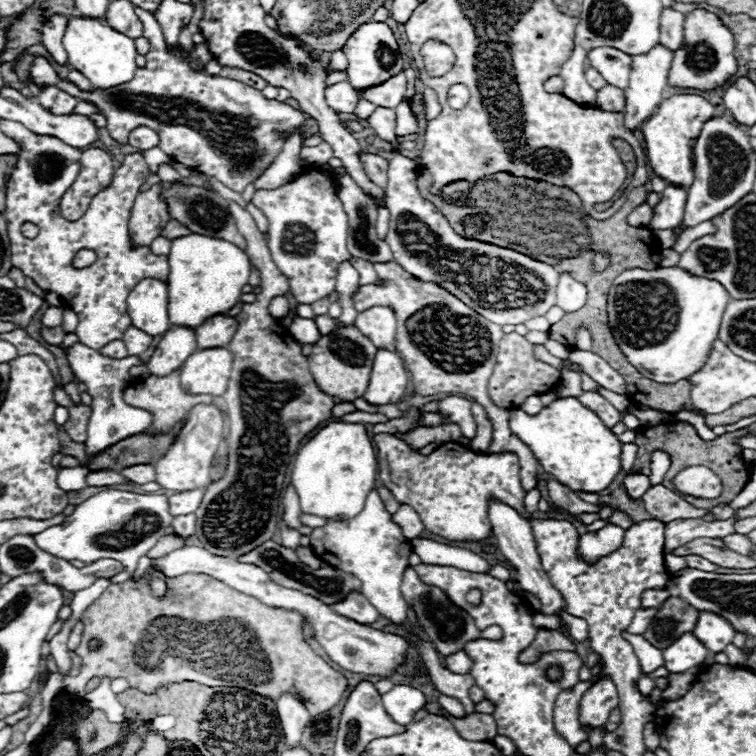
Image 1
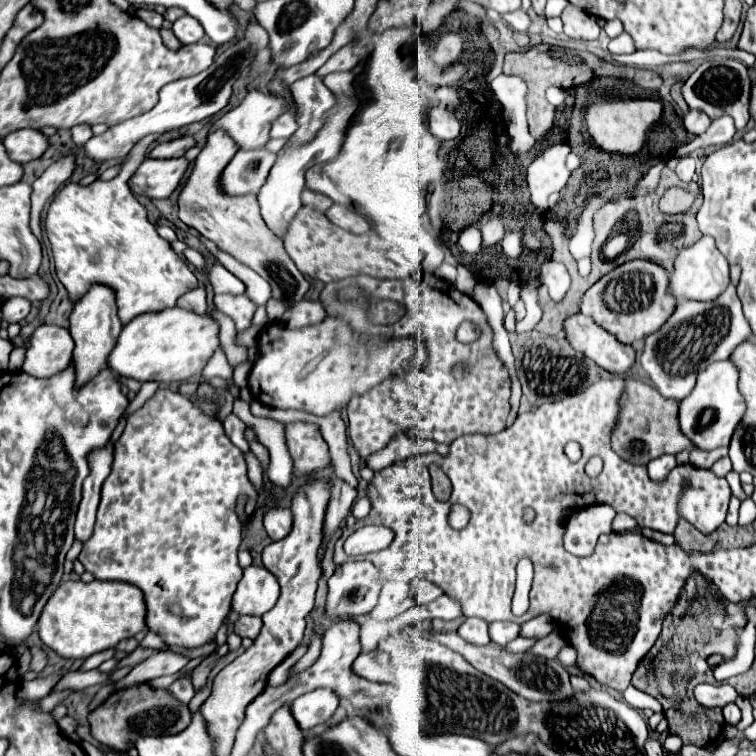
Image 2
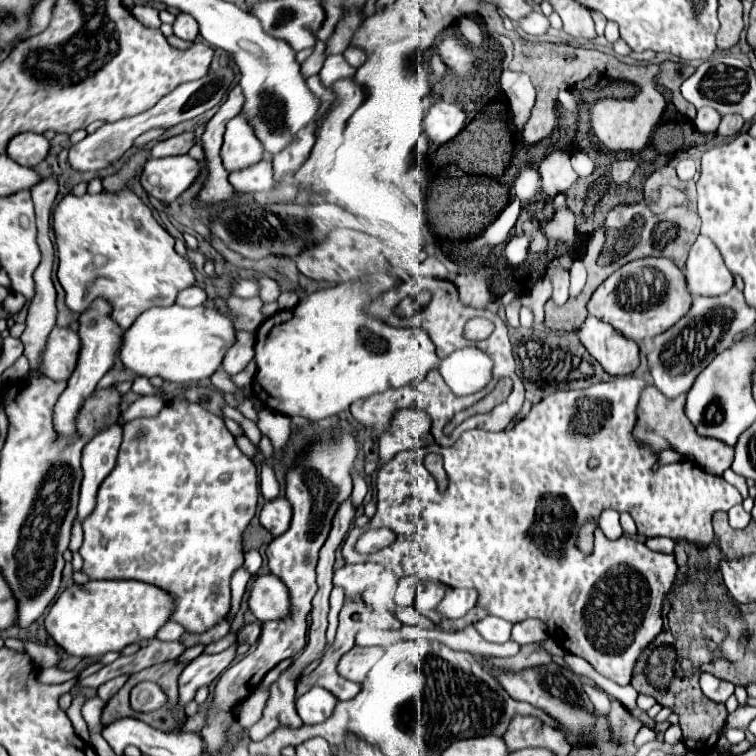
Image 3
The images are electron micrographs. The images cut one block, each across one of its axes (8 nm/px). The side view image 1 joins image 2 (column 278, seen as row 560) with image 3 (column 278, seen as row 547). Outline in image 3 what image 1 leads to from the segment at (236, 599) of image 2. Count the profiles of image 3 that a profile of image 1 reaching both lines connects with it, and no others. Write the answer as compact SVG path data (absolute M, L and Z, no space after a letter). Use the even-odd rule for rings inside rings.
M274 574L256 578L248 606L260 622L284 620L292 612L290 592L288 592L286 584L282 580L278 580Z

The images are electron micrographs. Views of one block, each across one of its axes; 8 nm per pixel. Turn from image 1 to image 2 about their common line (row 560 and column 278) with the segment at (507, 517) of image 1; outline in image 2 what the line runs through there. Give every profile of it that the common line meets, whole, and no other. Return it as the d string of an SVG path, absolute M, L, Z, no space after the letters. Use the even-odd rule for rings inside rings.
M270 508L264 514L264 528L272 540L282 540L292 530L292 512L282 508Z

